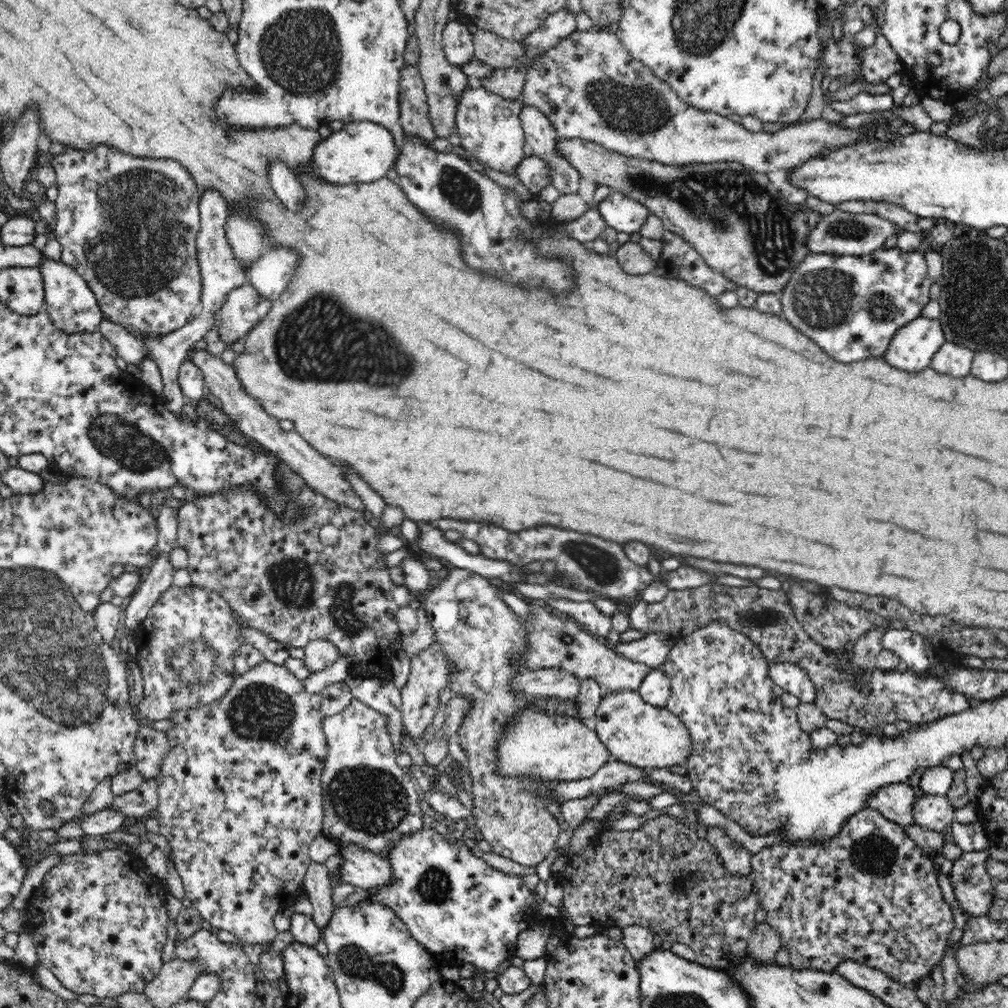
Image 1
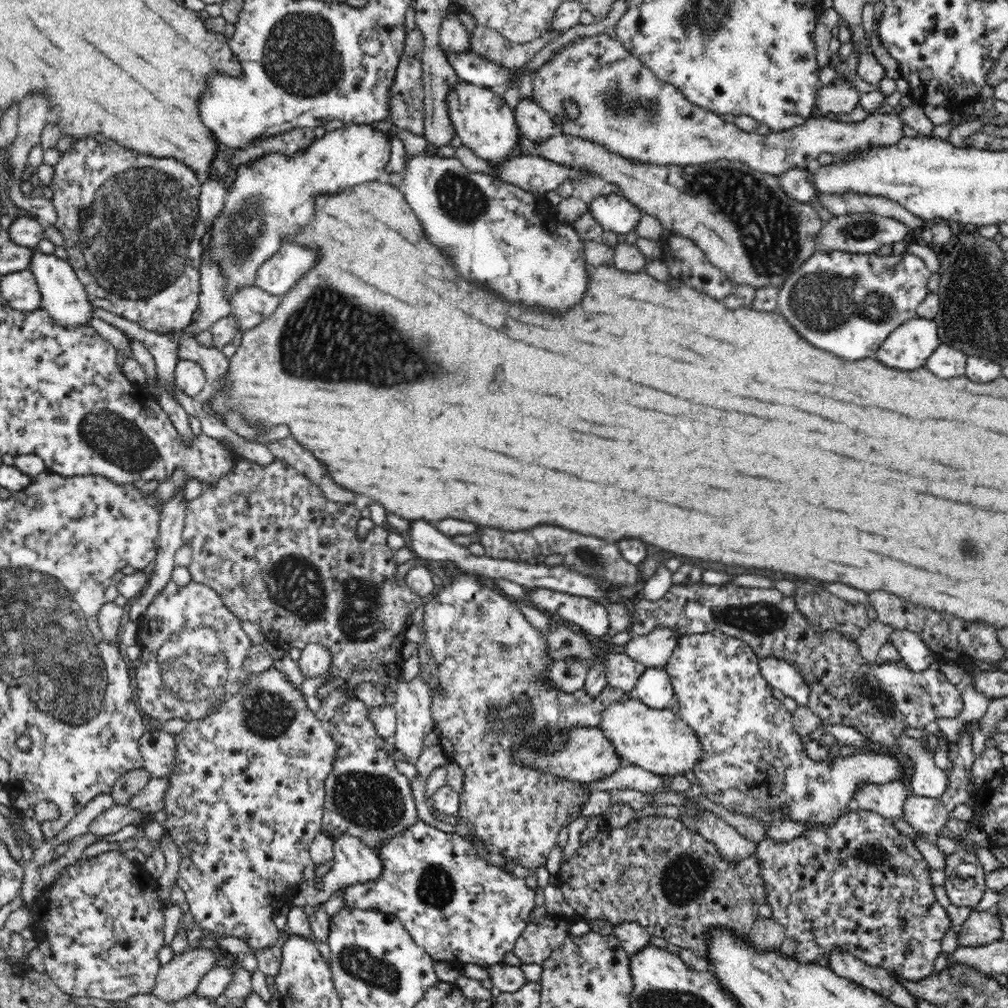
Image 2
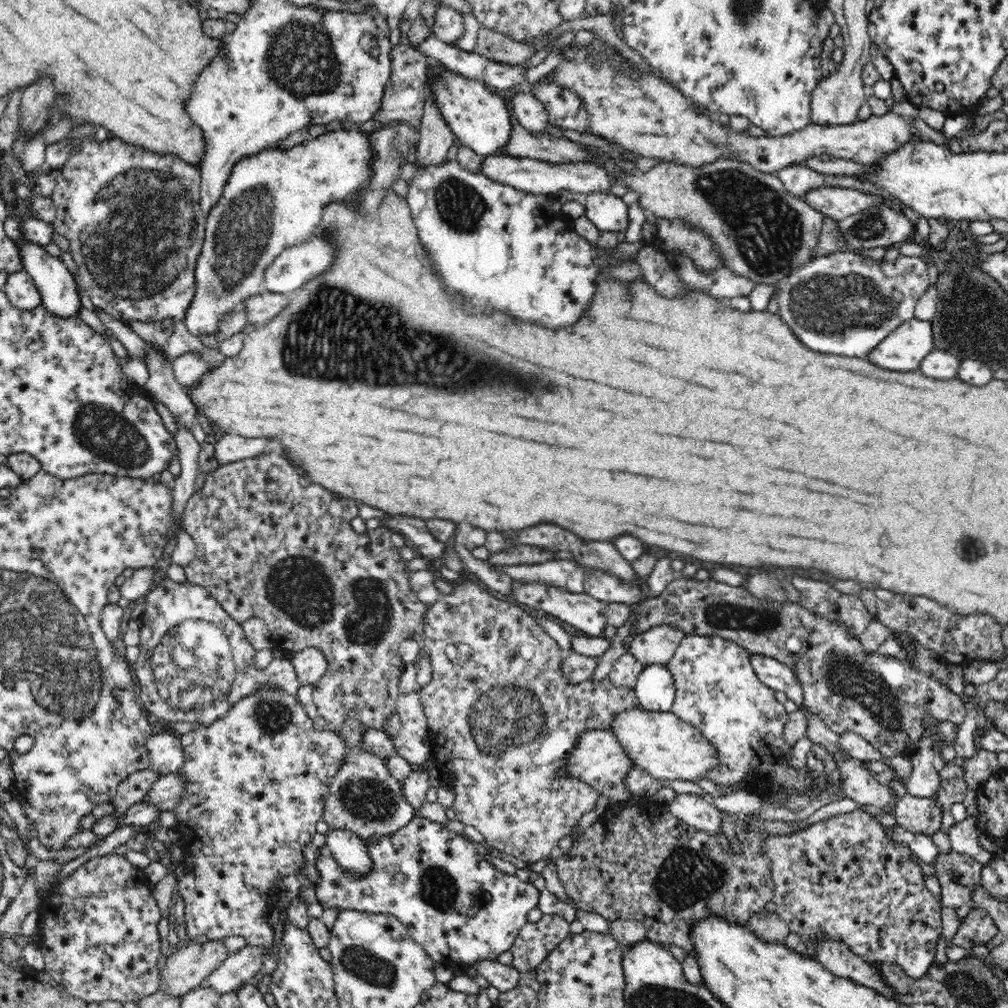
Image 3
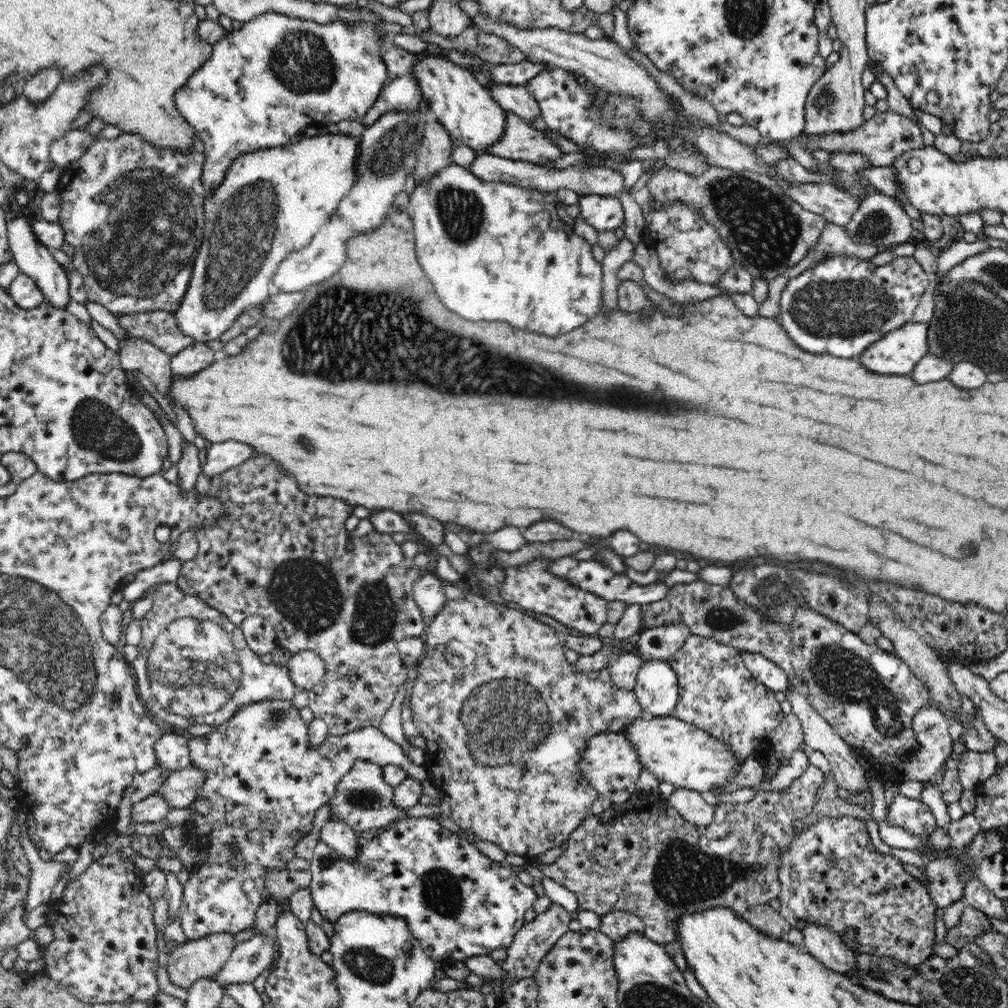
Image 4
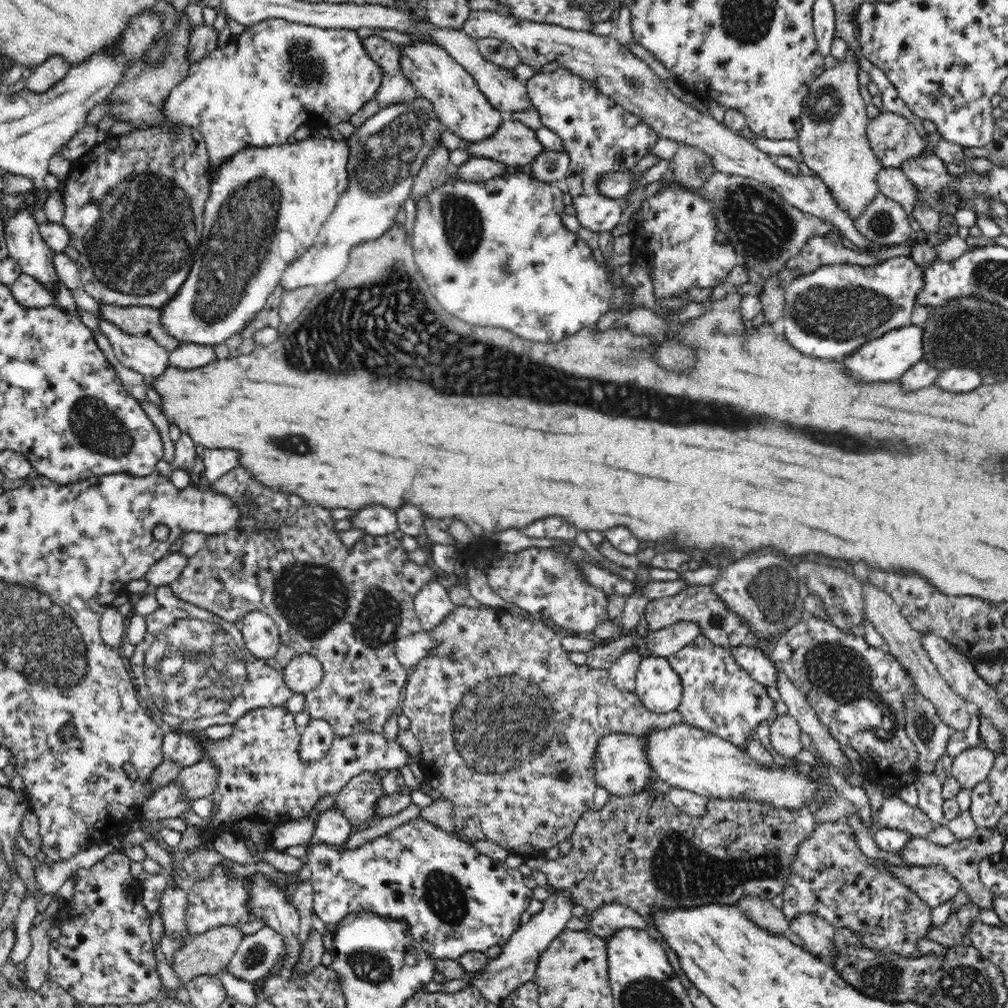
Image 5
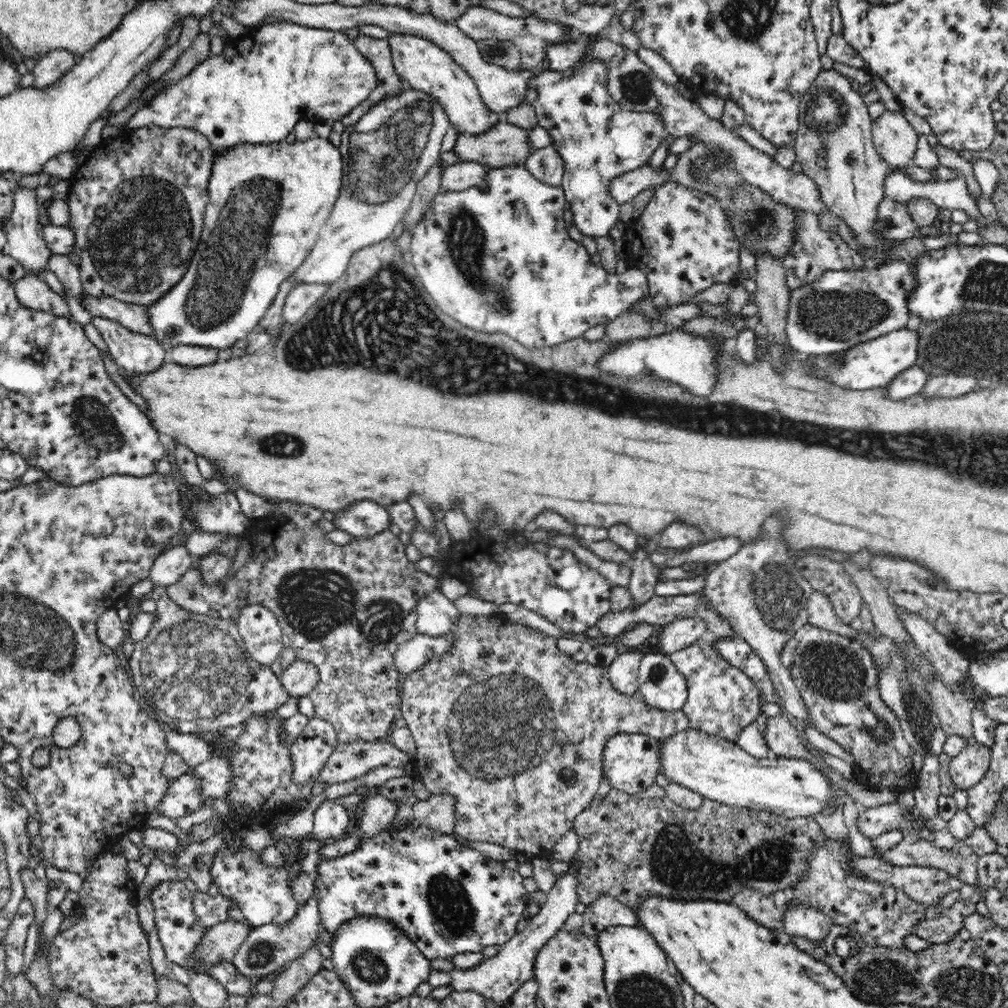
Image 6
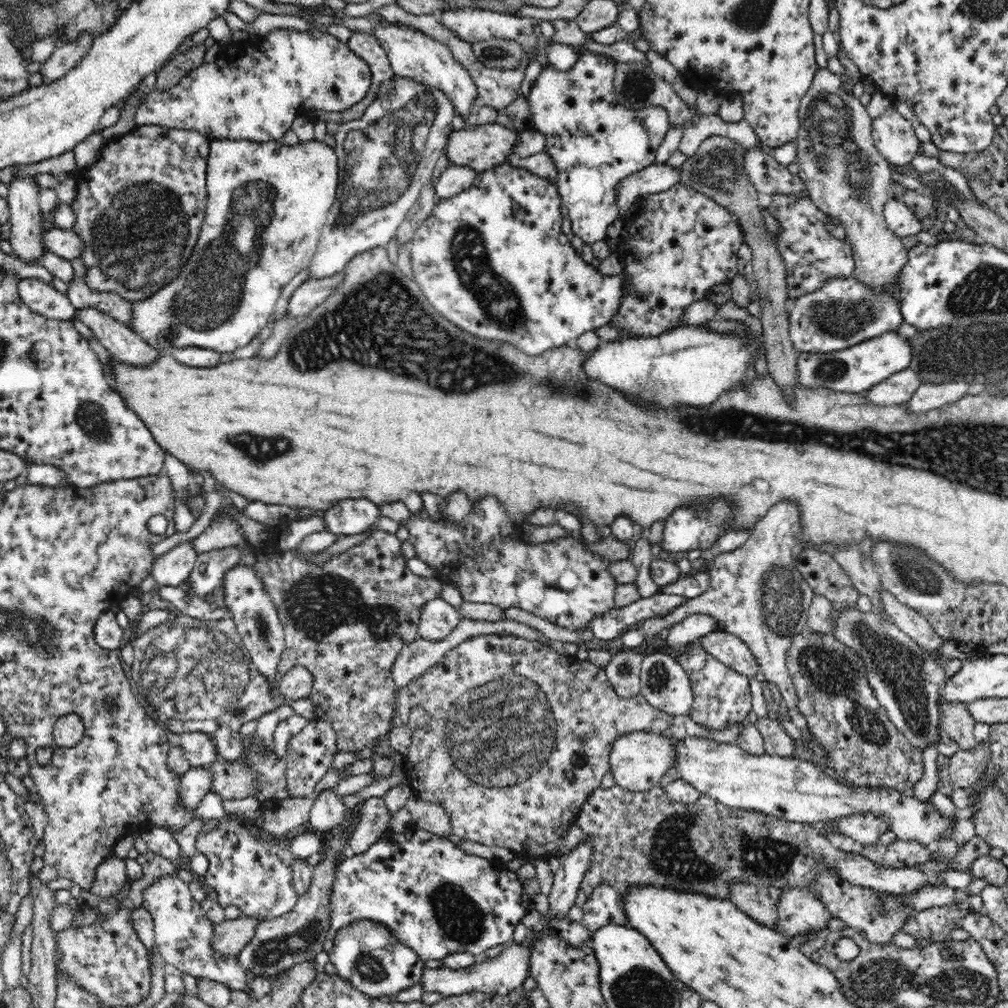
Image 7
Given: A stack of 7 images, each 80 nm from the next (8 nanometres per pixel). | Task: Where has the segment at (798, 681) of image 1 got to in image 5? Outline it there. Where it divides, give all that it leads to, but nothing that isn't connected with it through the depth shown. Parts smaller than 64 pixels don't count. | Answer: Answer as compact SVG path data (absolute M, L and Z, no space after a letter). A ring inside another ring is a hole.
M730 646L732 658L755 682L765 686L776 686L777 667L762 650L754 646Z

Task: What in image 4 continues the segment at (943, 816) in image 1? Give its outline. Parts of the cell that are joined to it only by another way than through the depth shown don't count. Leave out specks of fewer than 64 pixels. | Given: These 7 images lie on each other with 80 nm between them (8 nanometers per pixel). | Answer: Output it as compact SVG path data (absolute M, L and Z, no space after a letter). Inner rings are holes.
M900 794L890 802L886 822L890 826L904 828L910 834L923 838L927 838L937 827L928 806Z

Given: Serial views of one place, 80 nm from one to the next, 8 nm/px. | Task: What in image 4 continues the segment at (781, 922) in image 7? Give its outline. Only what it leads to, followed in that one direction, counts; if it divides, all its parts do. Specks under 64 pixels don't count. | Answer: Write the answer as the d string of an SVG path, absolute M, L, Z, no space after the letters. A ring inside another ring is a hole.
M806 922L798 929L802 932L803 943L808 948L808 953L830 970L844 975L856 966L856 957L852 949L844 945L840 935L828 926L817 922Z

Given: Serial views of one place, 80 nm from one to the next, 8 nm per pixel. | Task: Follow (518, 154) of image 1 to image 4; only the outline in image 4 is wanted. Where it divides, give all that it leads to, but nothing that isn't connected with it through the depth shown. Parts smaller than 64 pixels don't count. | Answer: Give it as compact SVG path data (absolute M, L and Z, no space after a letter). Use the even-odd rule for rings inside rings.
M414 52L417 62L413 67L424 103L435 115L435 120L462 145L482 153L496 142L506 127L507 112L492 99L484 83L469 69L452 62L442 52Z

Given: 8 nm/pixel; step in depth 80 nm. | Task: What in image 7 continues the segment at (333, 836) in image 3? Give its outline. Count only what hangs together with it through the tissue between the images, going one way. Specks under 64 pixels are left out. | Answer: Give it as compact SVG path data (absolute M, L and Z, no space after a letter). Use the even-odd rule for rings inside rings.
M334 788L321 791L314 801L309 815L309 829L324 837L332 828L342 824L347 806L343 803L343 798L334 792Z

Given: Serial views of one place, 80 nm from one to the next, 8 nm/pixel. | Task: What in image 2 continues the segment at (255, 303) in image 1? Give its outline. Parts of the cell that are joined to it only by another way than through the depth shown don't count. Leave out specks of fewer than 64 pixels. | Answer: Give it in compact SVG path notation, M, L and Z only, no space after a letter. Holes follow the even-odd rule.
M256 285L235 292L229 300L231 313L237 318L238 329L248 331L259 326L280 304L281 297Z

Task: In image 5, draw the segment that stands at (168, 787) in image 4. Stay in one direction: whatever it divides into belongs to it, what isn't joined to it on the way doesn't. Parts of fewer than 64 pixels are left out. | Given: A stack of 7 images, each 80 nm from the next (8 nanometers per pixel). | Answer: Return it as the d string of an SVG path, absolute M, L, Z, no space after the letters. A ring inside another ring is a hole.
M204 756L200 762L184 767L174 781L181 784L183 795L191 800L211 799L217 789L219 776L219 768L215 760Z

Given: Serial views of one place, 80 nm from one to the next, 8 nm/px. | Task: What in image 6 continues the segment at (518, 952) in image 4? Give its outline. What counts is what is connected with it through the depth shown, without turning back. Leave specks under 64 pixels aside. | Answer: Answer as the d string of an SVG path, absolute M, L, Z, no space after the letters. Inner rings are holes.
M571 860L568 870L557 877L554 886L547 894L547 901L539 907L539 913L531 918L526 928L516 933L506 944L503 944L500 951L494 957L484 958L480 964L468 968L468 970L452 969L448 972L431 969L427 983L434 988L440 986L450 987L452 991L474 991L481 994L485 999L494 1000L498 1006L503 1005L514 993L530 980L534 974L534 958L536 953L548 942L552 936L564 928L566 918L574 912L578 902L577 897L577 860Z

